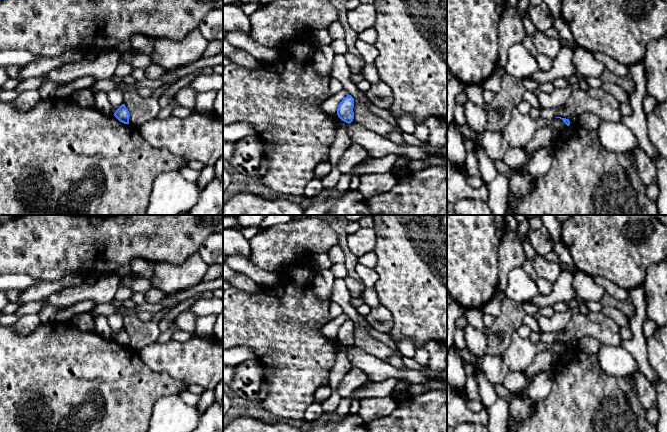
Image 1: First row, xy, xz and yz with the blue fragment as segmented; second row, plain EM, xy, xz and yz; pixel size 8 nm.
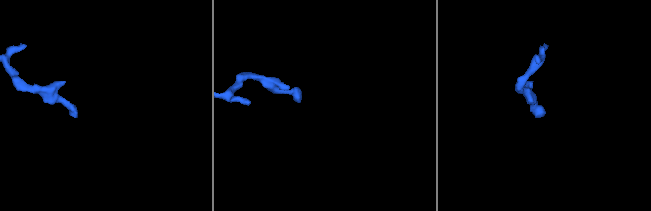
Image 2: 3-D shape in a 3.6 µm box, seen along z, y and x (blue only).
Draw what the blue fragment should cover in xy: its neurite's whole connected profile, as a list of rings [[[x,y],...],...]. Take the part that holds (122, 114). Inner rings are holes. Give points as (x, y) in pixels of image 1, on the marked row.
[[[122,104],[114,113],[114,116],[122,123],[129,124],[130,114],[125,104]]]

